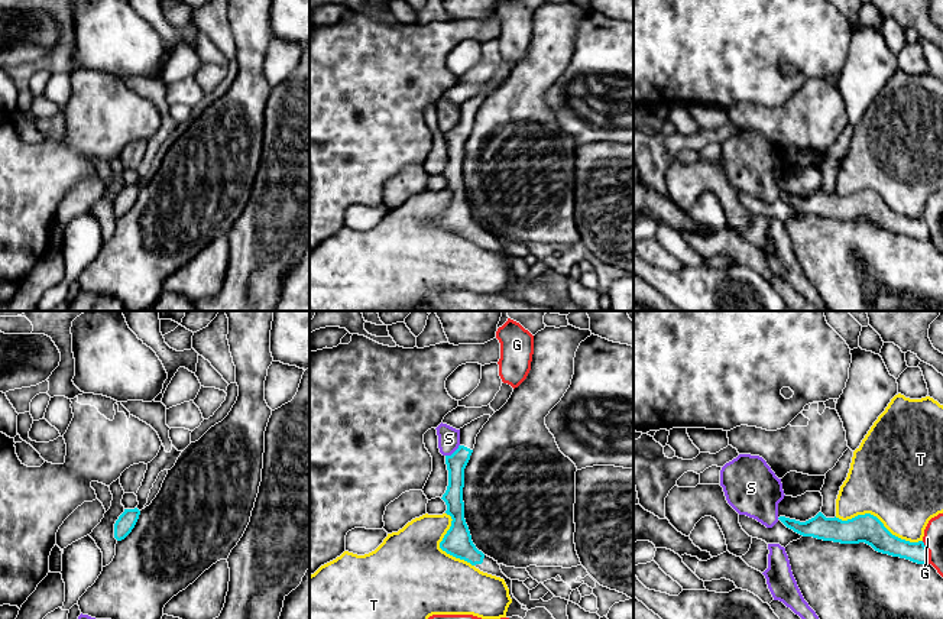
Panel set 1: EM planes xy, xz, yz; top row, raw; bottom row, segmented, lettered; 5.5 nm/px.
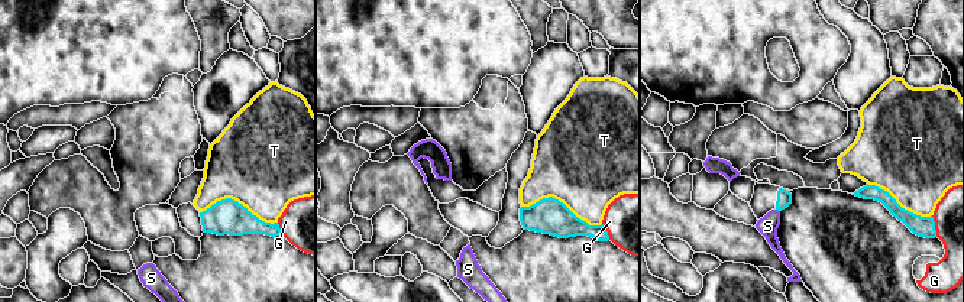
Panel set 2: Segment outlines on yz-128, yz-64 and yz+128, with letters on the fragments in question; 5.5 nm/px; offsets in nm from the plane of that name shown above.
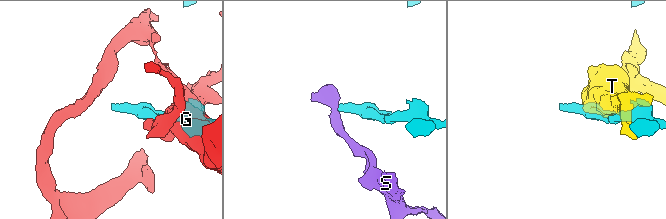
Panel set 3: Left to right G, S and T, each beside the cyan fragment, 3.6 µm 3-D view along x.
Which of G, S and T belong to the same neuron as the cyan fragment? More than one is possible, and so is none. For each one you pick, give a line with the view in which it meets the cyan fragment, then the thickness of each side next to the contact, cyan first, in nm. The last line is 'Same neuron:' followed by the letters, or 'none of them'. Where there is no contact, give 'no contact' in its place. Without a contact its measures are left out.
Same neuron: none of them

